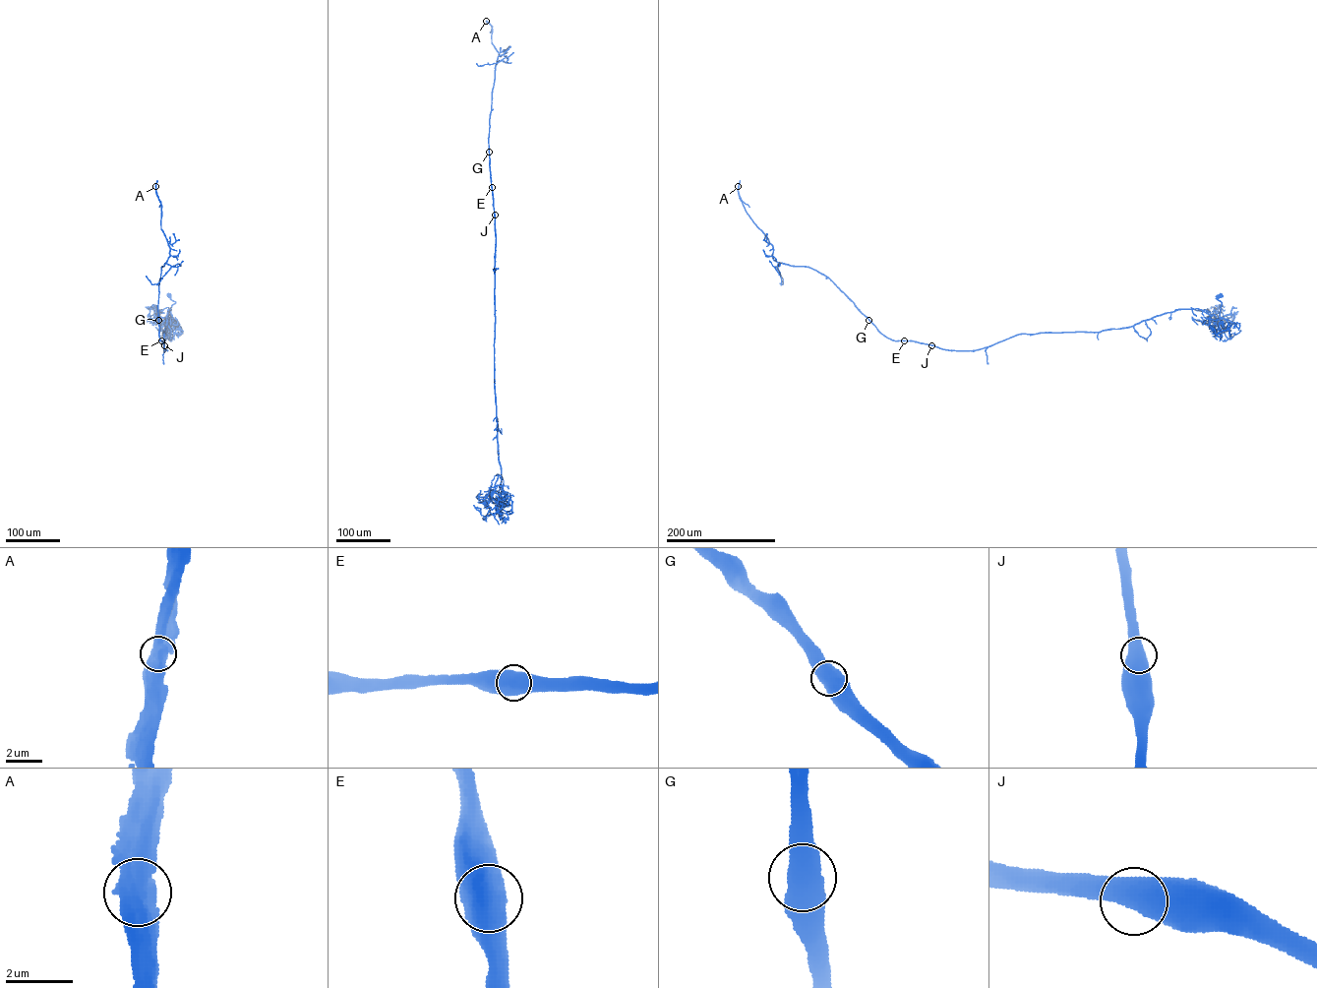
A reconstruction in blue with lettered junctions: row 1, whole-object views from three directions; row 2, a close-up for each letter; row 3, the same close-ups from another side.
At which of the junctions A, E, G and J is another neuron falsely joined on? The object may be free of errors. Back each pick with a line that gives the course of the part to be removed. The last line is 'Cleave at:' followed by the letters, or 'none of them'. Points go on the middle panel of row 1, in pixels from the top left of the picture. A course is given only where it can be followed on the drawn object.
A: course (486, 21), (491, 27), (490, 32)
Cleave at: A

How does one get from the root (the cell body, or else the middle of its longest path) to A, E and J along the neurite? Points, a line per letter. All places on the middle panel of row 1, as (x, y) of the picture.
A: (500, 503), (506, 505), (491, 495), (501, 478), (488, 137), (501, 56), (486, 21)
E: (500, 503), (506, 505), (497, 503), (491, 495), (498, 492), (501, 480), (494, 382), (496, 234), (492, 187)
J: (500, 503), (506, 505), (497, 503), (491, 495), (498, 492), (501, 480), (494, 382), (495, 215)

